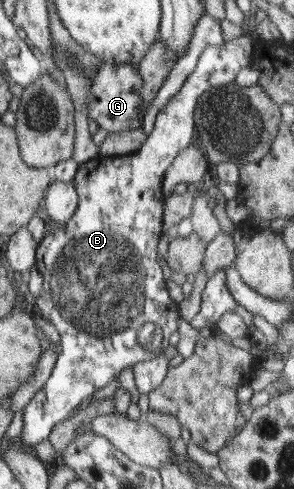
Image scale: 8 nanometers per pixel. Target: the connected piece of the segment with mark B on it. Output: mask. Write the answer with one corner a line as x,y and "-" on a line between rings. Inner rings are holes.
246,37
223,39
221,45
209,45
202,50
194,71
187,77
179,93
159,110
153,132
148,135
139,151
125,155
103,157
98,154
81,164
74,178
78,194
78,205
65,228
53,230
41,240
36,252
34,267
43,277
43,290
36,299
36,312
58,330
62,347
56,365
44,388
24,408
22,434
17,438
26,448
33,448
49,437
52,428
71,416
81,404
91,399
93,392
105,388
121,371
147,360
147,352
141,352
137,332
146,322
162,328
165,338
177,332
177,302
165,288
163,270
157,264
157,242
161,240
161,218
163,218
163,194
161,182
163,172
172,167
177,155
192,144
195,124
195,108
199,96
221,84
231,84
241,68
250,65
254,52
254,39

